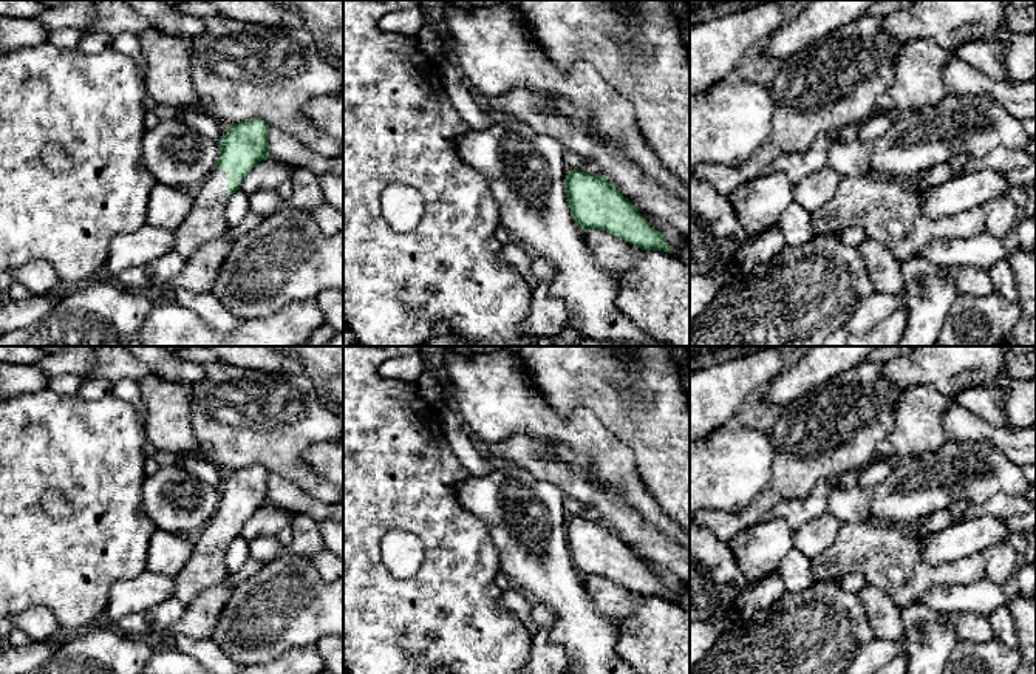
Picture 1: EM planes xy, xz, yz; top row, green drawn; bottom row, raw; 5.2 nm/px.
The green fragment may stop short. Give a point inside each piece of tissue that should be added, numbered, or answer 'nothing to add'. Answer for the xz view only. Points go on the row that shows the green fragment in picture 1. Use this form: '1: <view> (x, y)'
1: xz (614, 255)

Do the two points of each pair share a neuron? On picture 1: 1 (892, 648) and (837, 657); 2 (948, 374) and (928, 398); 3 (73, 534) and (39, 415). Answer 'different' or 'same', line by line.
1: different
2: different
3: same

